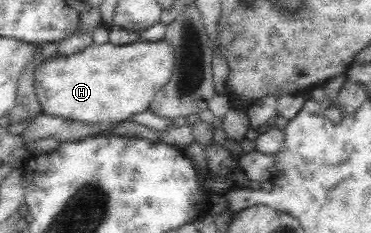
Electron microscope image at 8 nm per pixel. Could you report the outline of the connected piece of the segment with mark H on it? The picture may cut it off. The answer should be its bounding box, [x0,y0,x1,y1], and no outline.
[32,40,172,126]

